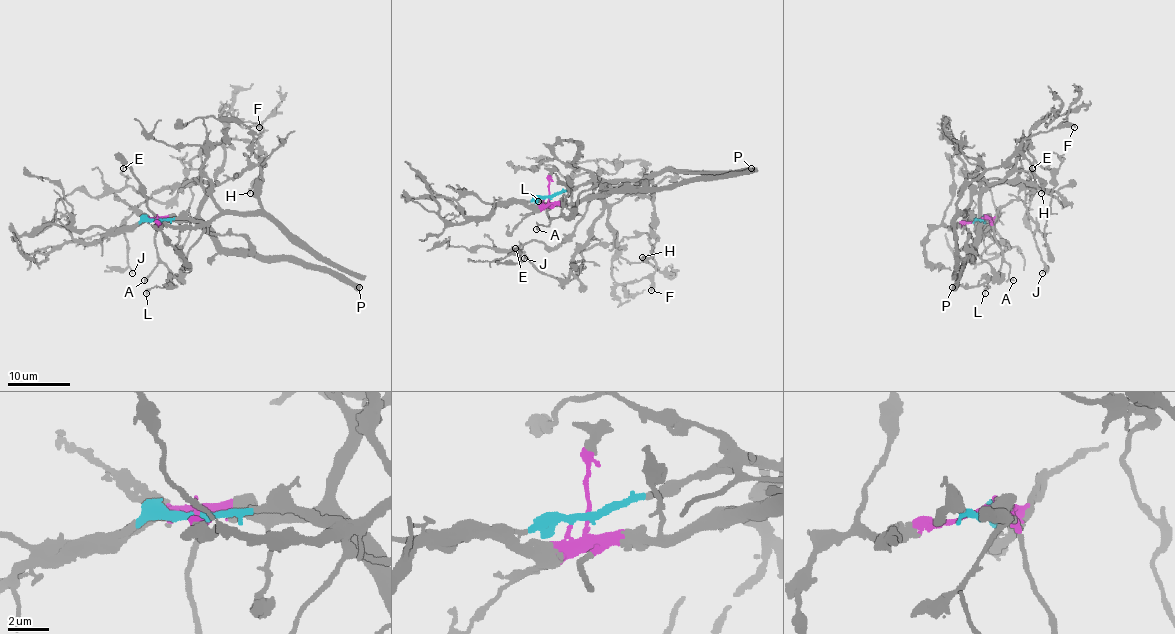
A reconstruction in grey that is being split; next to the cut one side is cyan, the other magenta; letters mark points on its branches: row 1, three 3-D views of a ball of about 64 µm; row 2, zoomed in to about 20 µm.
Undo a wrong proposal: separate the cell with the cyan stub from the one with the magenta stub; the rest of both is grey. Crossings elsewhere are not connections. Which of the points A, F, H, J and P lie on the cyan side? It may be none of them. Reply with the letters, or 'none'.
F, H

